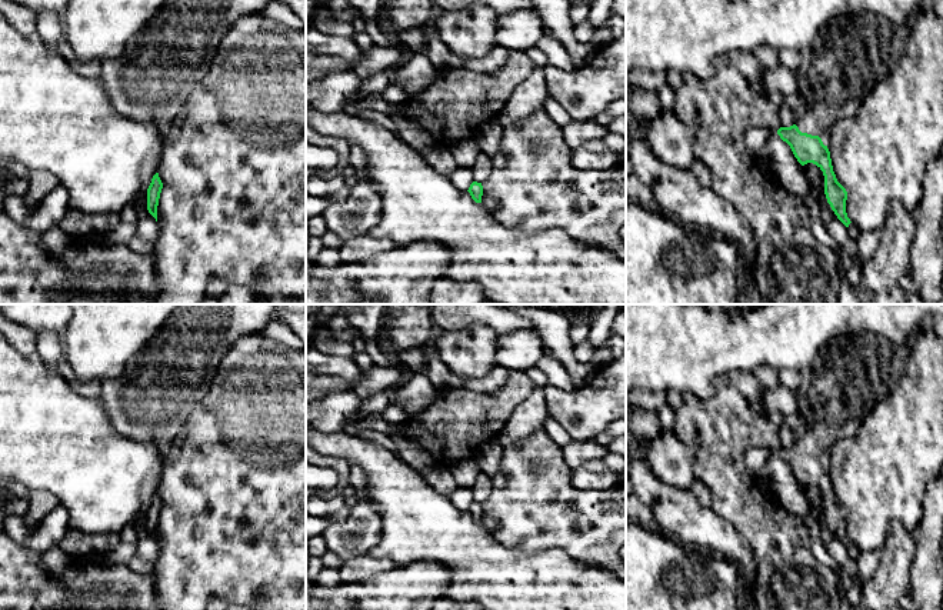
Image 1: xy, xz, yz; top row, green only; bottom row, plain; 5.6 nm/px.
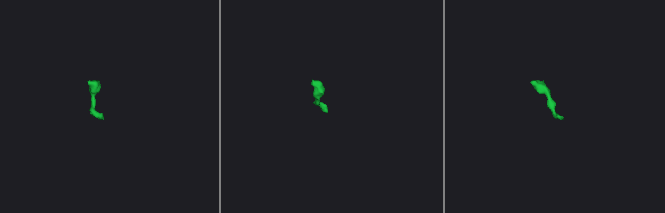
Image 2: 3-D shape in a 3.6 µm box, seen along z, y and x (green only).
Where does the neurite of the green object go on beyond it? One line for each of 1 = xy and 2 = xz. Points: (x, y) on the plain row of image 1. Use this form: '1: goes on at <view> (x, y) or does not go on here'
1: does not go on here
2: does not go on here

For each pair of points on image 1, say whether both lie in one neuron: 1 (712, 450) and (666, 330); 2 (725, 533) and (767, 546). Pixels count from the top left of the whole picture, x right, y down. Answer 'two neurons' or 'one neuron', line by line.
1: two neurons
2: two neurons

